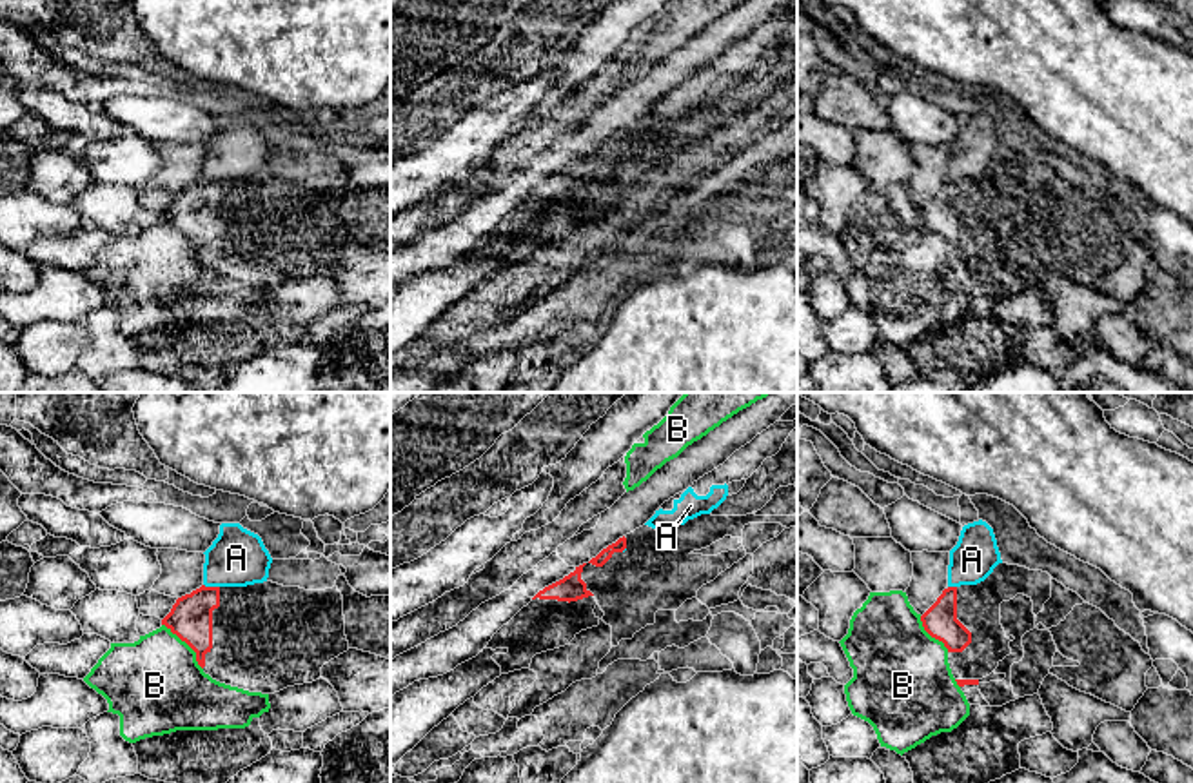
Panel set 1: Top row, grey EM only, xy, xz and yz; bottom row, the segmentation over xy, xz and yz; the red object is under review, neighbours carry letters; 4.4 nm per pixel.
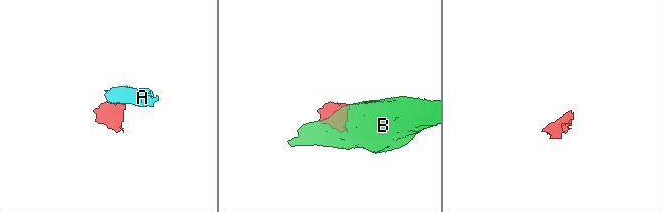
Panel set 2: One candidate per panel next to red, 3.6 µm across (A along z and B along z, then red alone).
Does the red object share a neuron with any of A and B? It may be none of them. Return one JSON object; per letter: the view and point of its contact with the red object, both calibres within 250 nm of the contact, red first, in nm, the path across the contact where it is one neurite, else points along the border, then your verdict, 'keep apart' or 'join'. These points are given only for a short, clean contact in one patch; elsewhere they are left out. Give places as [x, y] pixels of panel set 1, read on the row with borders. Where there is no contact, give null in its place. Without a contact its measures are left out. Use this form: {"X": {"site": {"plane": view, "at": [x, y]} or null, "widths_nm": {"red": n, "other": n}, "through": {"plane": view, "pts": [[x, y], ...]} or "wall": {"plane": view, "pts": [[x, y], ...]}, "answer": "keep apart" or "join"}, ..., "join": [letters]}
{"A": {"site": {"plane": "xy", "at": [211, 587]}, "widths_nm": {"red": 190, "other": 260}, "wall": {"plane": "xy", "pts": [[204, 584], [218, 587]]}, "answer": "keep apart"}, "B": {"site": {"plane": "xy", "at": [187, 644]}, "widths_nm": {"red": 190, "other": 420}, "answer": "keep apart"}, "join": []}

